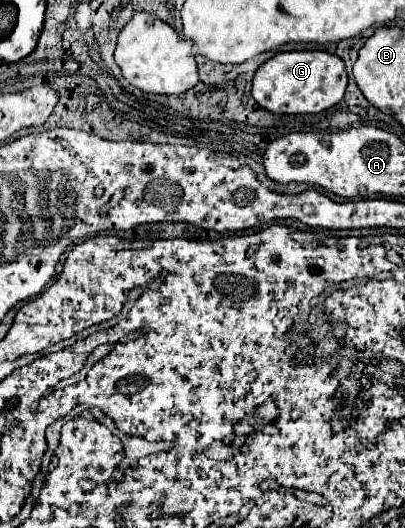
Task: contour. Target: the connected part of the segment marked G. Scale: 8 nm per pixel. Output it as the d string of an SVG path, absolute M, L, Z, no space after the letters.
M287 51L277 53L257 69L251 95L259 107L271 113L321 113L343 99L345 87L347 71L337 55L327 51Z

